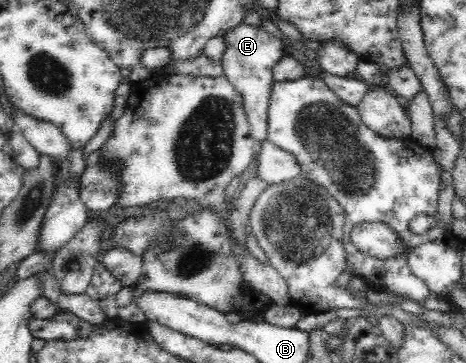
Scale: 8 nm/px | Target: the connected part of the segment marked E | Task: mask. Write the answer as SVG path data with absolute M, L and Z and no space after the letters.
M240 20L234 28L228 28L223 35L225 52L221 56L220 65L225 77L234 85L236 92L243 100L243 109L251 126L255 140L266 140L268 106L274 84L273 68L285 54L283 44L264 27L250 25Z

